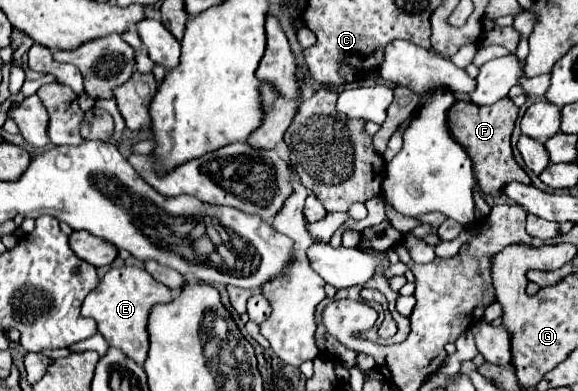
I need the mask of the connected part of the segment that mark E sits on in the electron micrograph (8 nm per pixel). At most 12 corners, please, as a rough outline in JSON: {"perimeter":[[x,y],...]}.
{"perimeter":[[144,268],[106,272],[82,314],[144,364],[150,308],[172,290]]}

